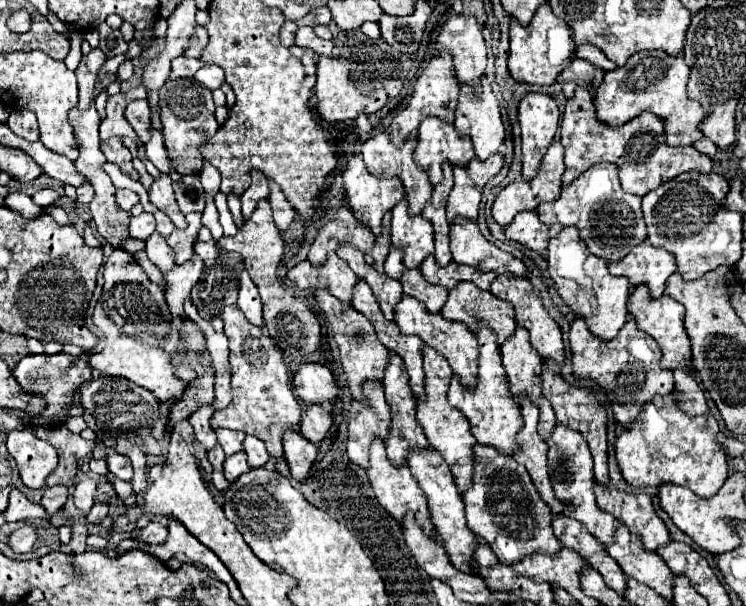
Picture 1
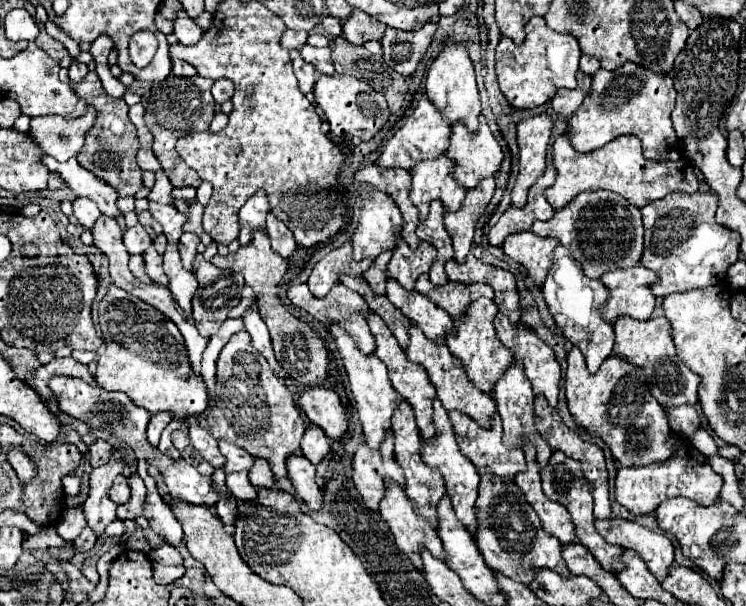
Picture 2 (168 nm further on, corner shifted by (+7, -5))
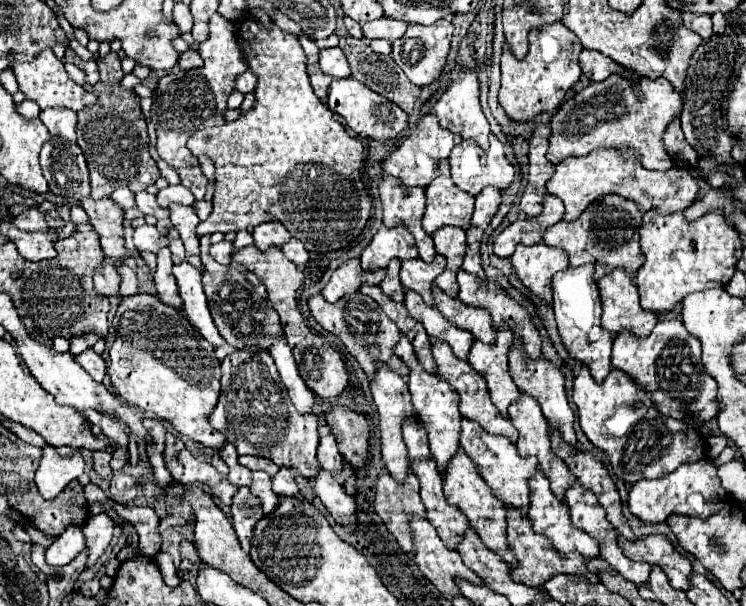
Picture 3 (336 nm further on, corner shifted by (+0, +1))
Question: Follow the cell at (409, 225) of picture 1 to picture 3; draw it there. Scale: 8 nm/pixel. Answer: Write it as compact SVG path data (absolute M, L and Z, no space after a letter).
M436 254L432 262L424 262L422 258L414 258L414 260L404 260L402 268L400 268L400 280L404 284L404 288L410 288L414 292L418 292L426 304L434 304L432 300L432 282L434 278L446 268L446 258Z

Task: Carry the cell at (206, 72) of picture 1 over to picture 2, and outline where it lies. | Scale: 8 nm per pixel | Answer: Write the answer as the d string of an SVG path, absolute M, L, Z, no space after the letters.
M215 80L211 92L213 92L215 102L217 102L217 104L223 104L223 102L231 100L231 96L233 96L233 92L235 92L235 86L231 84L231 80Z

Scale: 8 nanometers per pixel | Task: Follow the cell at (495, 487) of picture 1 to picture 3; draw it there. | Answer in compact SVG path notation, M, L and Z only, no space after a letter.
M506 508L506 536L510 550L516 556L516 564L510 564L510 576L516 582L522 582L526 586L542 586L546 580L550 580L556 574L576 574L576 576L588 576L588 570L584 566L584 558L574 554L574 556L562 556L562 552L554 552L554 544L546 540L546 536L538 536L534 528L530 528L528 516L522 516L516 508Z

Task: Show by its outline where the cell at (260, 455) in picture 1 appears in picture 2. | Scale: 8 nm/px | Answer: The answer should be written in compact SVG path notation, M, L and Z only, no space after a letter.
M255 460L255 466L249 472L251 484L257 488L273 488L275 486L275 476L267 464L267 460Z

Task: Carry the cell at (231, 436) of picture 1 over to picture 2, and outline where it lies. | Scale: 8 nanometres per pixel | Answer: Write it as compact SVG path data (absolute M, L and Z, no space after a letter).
M219 442L219 450L221 454L227 458L225 462L225 474L231 474L231 472L241 472L241 470L249 470L253 466L253 458L239 446L231 446L229 442Z

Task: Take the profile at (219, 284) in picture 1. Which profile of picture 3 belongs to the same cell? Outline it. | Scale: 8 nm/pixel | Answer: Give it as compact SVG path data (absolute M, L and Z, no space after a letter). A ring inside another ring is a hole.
M204 236L200 240L200 258L204 264L204 292L210 300L210 314L214 318L214 324L220 332L220 336L234 348L268 348L270 338L268 336L280 336L282 326L278 320L278 314L274 308L270 308L262 298L256 298L254 286L246 280L244 272L238 270L234 264L218 264L208 254L210 240ZM256 324L256 328L254 328Z

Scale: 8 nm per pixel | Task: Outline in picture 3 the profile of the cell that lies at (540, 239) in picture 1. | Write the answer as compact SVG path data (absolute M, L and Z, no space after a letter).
M544 242L532 246L518 244L510 262L514 264L518 278L546 302L552 302L552 276L568 268L566 252L562 252L562 248L550 248Z

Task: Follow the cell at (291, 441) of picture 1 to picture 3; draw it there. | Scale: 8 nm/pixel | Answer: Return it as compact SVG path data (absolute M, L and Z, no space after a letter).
M318 470L318 476L314 476L314 492L326 506L326 510L332 514L332 518L346 526L348 530L354 528L356 524L356 502L352 496L344 492L344 488L332 478L330 472Z

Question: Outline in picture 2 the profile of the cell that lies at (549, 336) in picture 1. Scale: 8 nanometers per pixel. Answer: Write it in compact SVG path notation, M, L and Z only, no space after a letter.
M497 314L495 316L495 330L497 330L497 336L503 344L507 344L507 348L513 352L513 358L515 360L521 360L523 364L523 370L533 386L533 392L535 396L545 396L549 406L555 408L557 406L557 396L559 396L559 380L561 380L561 366L559 362L555 360L555 354L553 350L541 342L537 338L537 334L533 330L529 330L527 326L521 326L519 330L515 330L515 326L511 326L511 322L507 322L507 318L503 318L503 314Z

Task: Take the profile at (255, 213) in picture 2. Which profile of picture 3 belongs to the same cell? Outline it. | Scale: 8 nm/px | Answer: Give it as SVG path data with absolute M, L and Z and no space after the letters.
M266 220L264 224L258 224L252 232L254 246L258 250L268 250L270 246L282 246L290 240L290 232L278 222L278 220Z

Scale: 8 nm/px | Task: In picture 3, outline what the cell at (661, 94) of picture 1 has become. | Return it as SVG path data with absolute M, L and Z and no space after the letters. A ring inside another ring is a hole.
M612 74L602 82L586 86L552 116L552 134L546 156L552 164L558 164L568 156L586 156L596 148L620 148L626 144L640 152L644 168L668 170L674 160L666 148L662 148L662 136L680 110L682 96L668 80L650 80L636 74L632 74L632 78ZM634 86L640 88L640 94L636 94Z

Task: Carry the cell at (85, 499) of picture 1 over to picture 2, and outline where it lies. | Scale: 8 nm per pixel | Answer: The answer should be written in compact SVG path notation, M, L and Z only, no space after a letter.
M69 508L69 510L65 510L61 522L57 524L57 534L65 542L73 542L81 534L83 528L85 528L85 516L83 516L83 512L77 510L77 508Z

